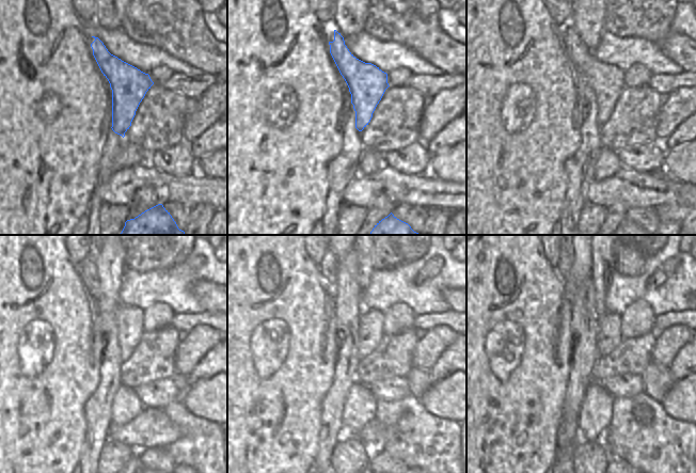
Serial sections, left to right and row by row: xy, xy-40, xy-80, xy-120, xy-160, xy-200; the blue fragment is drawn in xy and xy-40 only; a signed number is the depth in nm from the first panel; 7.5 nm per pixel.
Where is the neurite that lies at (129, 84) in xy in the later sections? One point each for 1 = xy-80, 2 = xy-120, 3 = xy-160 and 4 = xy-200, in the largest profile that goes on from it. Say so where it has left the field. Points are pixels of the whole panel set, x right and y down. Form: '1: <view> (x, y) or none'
1: xy-80 (607, 81)
2: xy-120 (129, 319)
3: xy-160 (370, 320)
4: xy-200 (608, 337)

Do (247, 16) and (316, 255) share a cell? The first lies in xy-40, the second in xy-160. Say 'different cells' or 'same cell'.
different cells

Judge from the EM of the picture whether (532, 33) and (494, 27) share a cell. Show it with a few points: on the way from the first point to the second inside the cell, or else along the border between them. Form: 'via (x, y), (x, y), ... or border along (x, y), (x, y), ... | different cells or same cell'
via (520, 45), (516, 49), (507, 49), (496, 38) | same cell

